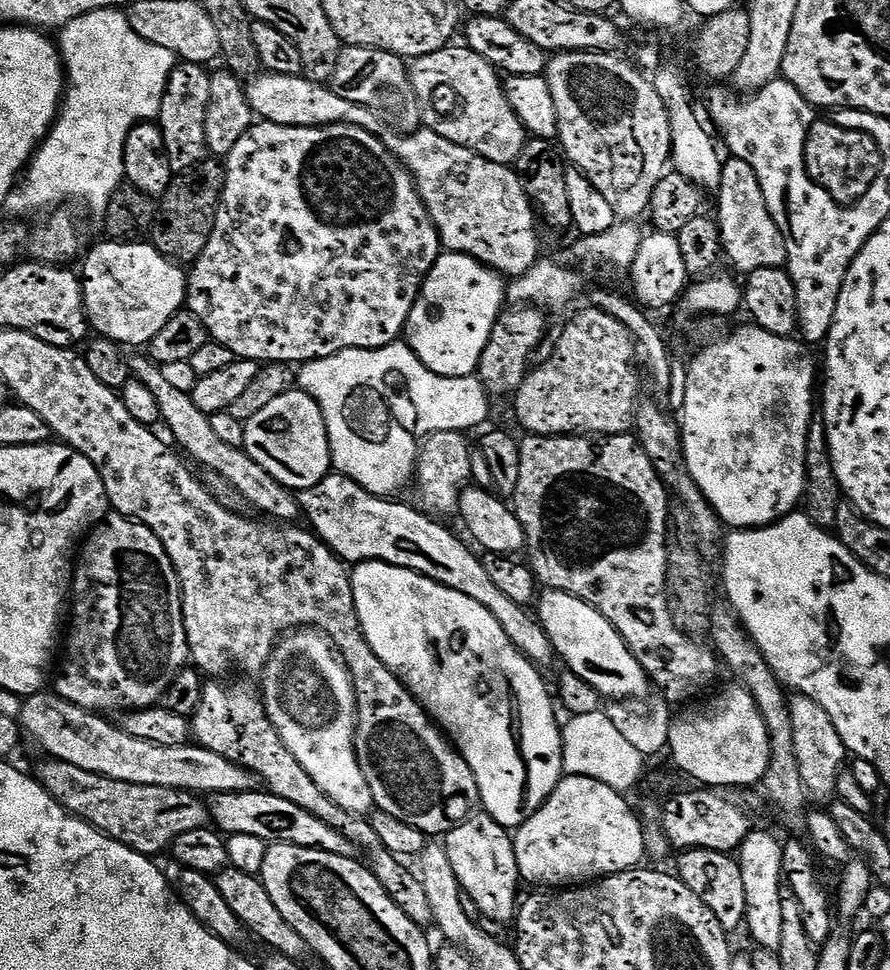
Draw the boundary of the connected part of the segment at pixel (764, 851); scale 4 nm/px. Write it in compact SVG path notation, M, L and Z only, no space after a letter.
M754 830L741 845L738 863L742 874L742 893L747 903L747 925L763 949L779 951L784 940L784 846L766 832Z

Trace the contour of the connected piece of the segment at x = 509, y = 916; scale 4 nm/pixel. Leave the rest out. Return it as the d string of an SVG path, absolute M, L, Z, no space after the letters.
M477 819L458 831L449 832L445 853L451 860L465 895L469 899L475 898L475 904L488 919L506 924L515 918L518 906L518 890L513 884L513 874L515 876L520 871L519 853L515 842L513 844L510 840L511 835L507 829L491 820L482 820Z

